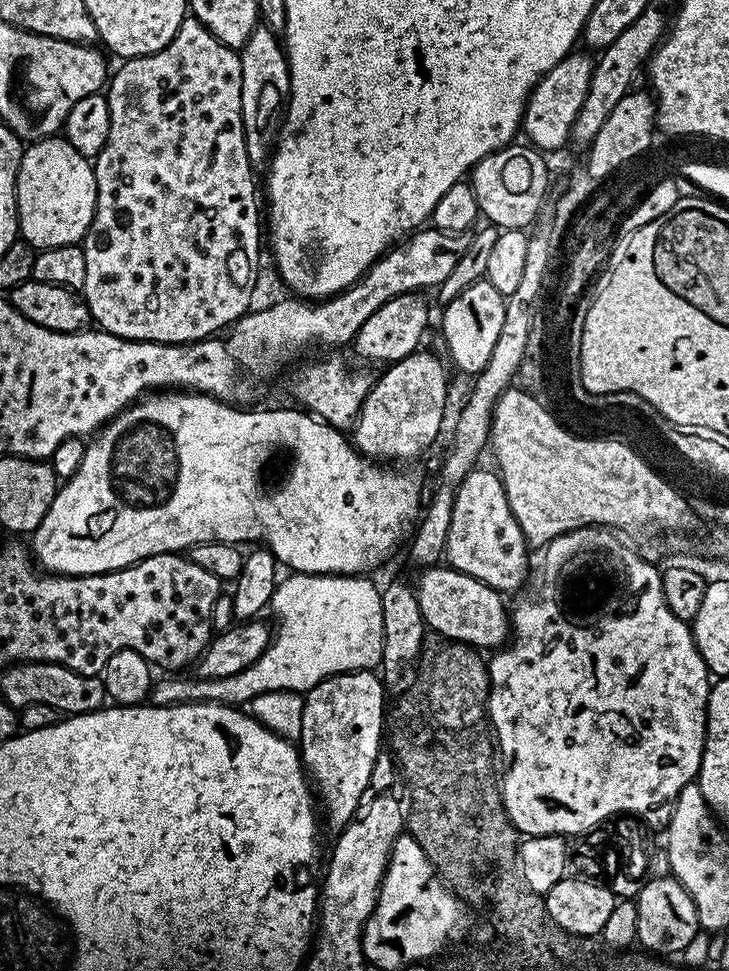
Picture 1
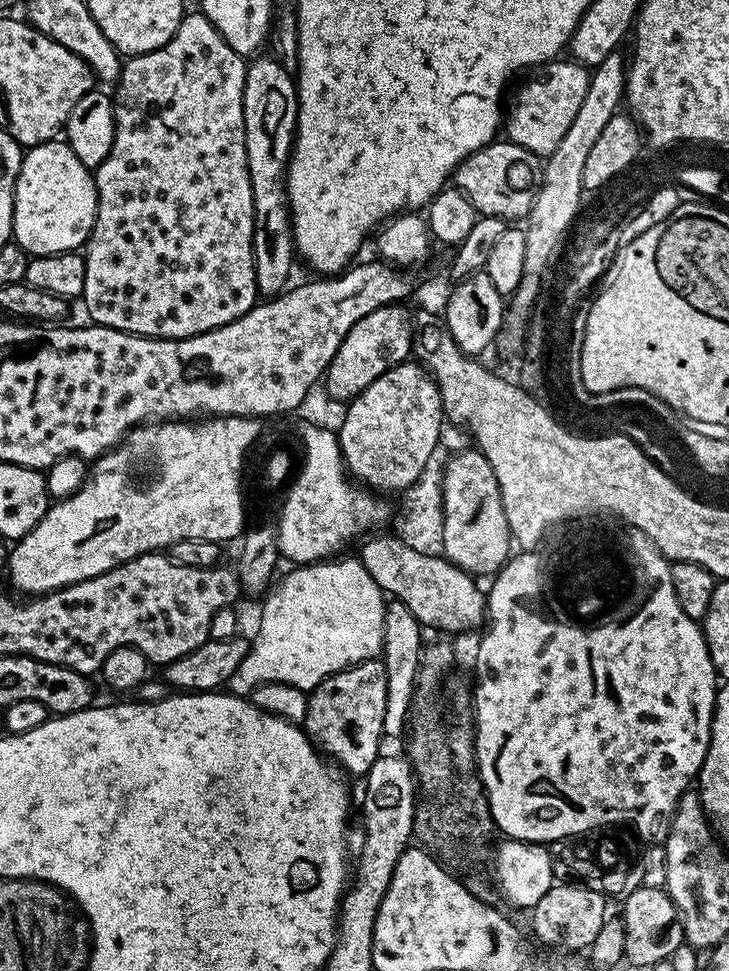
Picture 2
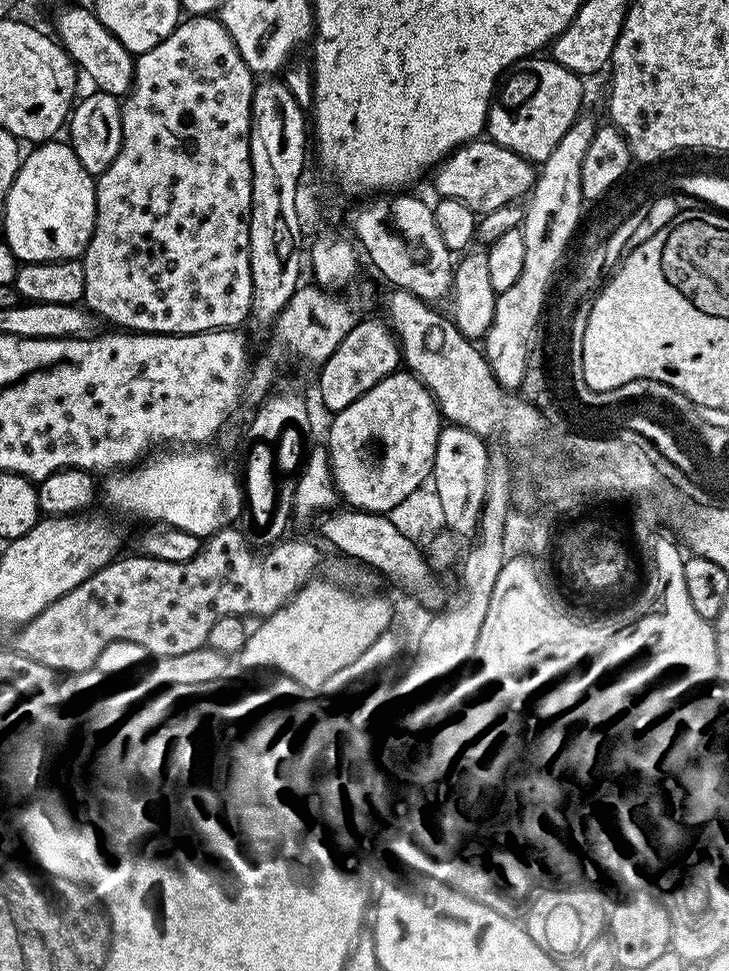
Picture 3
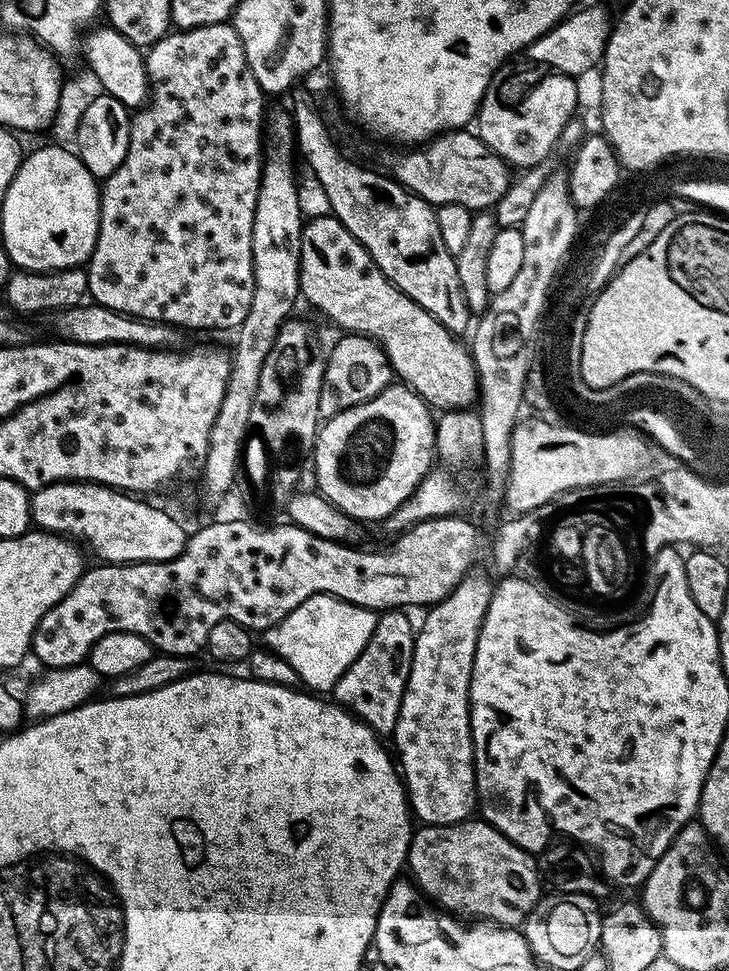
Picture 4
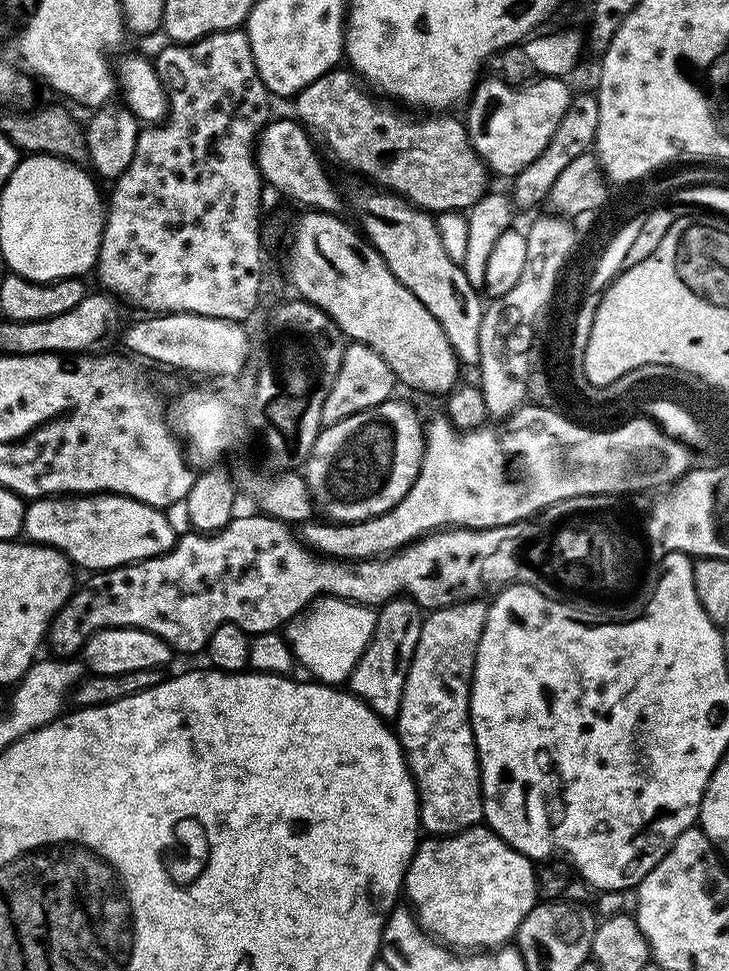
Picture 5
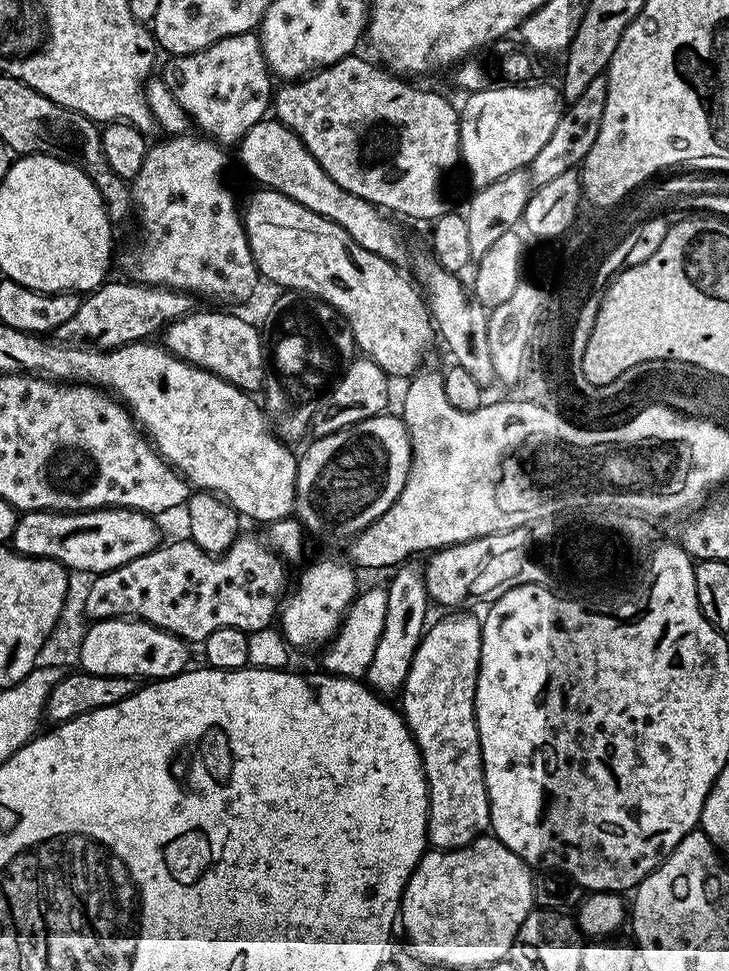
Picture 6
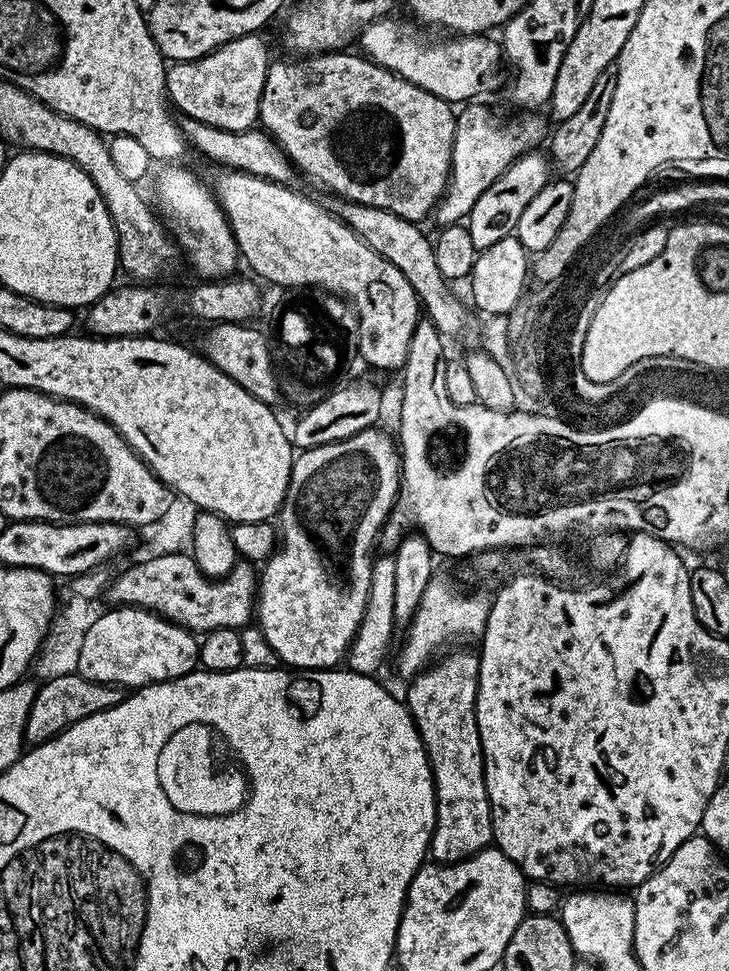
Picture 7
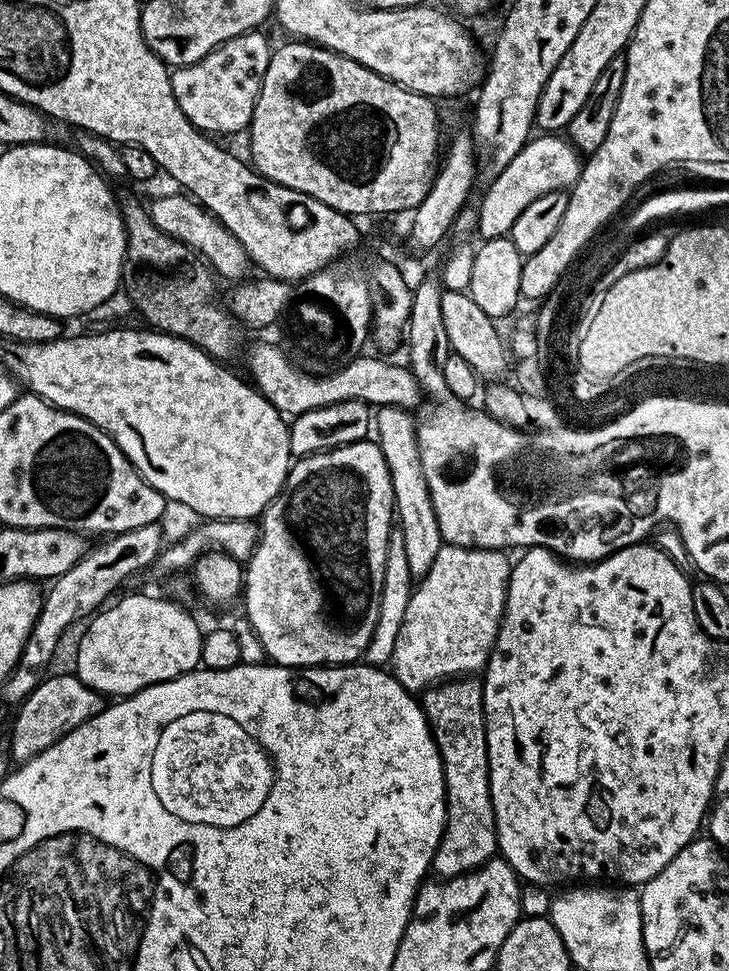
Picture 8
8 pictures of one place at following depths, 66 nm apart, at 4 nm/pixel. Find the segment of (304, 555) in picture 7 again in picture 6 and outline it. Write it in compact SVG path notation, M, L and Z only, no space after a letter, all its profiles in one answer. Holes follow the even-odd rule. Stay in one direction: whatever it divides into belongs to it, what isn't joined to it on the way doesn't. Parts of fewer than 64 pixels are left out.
M384 412L370 417L329 436L313 439L312 445L299 457L296 465L295 515L309 533L316 536L345 536L351 538L357 532L381 516L398 498L412 465L412 443L408 428L399 416ZM320 560L317 564L312 564L300 576L300 581L285 595L278 613L278 627L284 636L288 639L289 645L293 649L316 648L327 645L329 641L339 632L341 624L348 613L353 601L358 595L356 588L356 576L353 565L348 562L339 564L336 560Z

